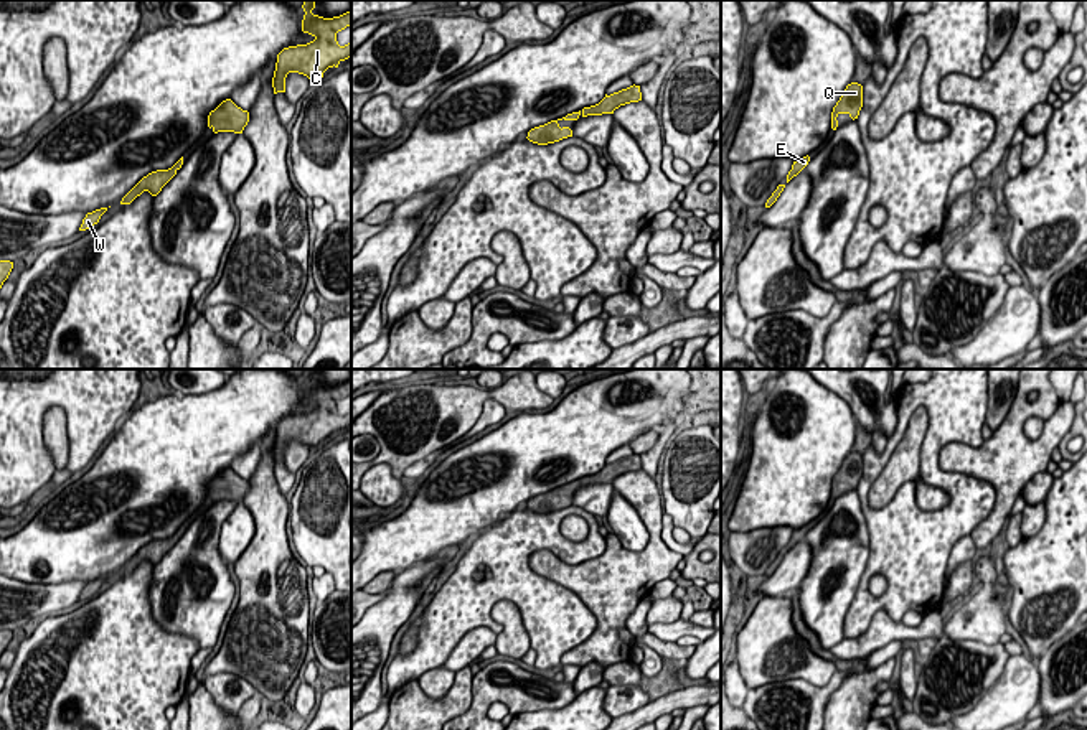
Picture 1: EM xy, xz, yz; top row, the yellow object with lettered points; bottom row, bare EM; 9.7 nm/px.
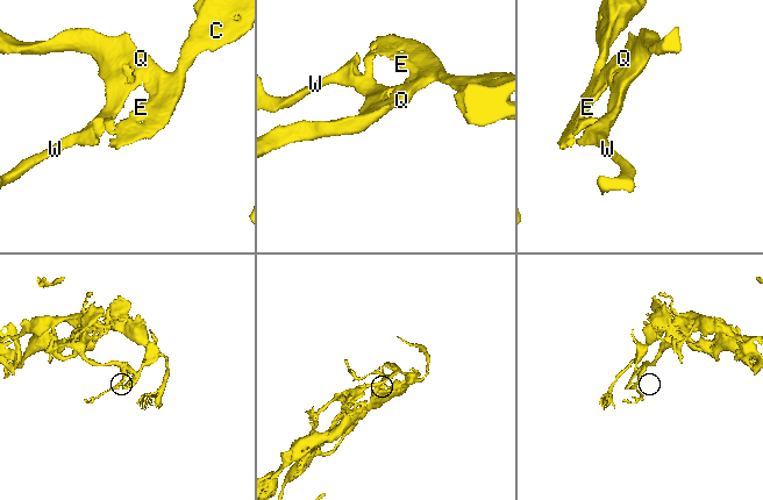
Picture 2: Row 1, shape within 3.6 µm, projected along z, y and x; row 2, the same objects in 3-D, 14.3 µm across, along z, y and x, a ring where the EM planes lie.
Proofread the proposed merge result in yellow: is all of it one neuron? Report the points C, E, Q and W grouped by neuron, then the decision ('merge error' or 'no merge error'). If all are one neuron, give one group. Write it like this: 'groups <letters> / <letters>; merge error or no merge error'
groups C E Q W; no merge error

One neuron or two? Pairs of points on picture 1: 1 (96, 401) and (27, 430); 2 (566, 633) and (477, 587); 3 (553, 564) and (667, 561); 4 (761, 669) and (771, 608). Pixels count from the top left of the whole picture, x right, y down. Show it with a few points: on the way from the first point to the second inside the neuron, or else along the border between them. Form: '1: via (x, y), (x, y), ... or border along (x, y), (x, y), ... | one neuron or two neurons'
1: via (76, 399), (48, 399), (37, 411) | one neuron
2: via (545, 612), (520, 587), (498, 587) | one neuron
3: via (581, 574), (634, 574), (639, 570) | one neuron
4: via (766, 655), (771, 623) | one neuron

